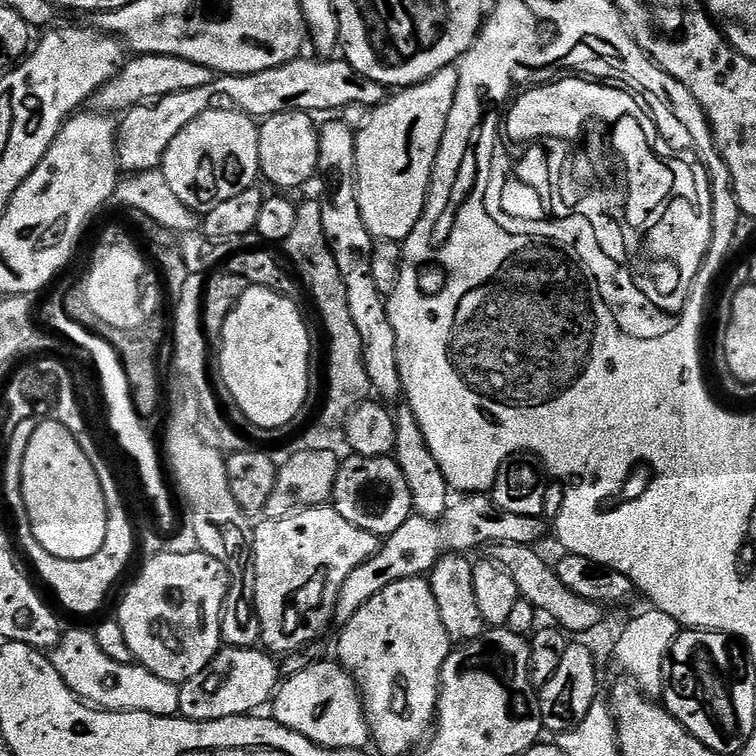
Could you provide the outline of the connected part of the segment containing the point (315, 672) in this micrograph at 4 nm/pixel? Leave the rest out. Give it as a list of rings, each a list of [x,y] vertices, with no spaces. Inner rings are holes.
[[[313,662],[309,668],[287,677],[277,687],[271,701],[271,719],[302,734],[319,748],[369,747],[368,719],[364,716],[364,701],[352,675],[339,663]]]

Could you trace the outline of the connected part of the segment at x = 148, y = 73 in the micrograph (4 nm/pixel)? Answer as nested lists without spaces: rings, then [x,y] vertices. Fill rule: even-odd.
[[[136,54],[121,64],[120,71],[100,87],[94,97],[94,103],[97,109],[116,114],[116,111],[119,113],[121,110],[133,108],[135,104],[158,100],[166,94],[178,94],[178,90],[198,90],[198,86],[206,86],[213,83],[213,80],[214,73],[198,62],[190,62],[177,56]]]

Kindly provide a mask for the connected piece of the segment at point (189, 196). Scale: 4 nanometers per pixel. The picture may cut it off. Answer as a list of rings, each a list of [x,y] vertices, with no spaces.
[[[216,106],[201,113],[170,142],[162,165],[166,182],[170,182],[174,194],[193,210],[230,198],[242,188],[253,187],[260,176],[259,133],[253,117],[231,107]]]

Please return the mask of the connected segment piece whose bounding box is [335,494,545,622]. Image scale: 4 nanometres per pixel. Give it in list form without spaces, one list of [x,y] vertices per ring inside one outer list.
[[[464,494],[453,499],[448,509],[435,518],[414,514],[398,526],[389,536],[383,537],[380,549],[369,560],[362,562],[354,570],[346,582],[342,582],[340,597],[336,600],[335,619],[346,622],[354,618],[356,611],[374,594],[386,590],[390,582],[398,582],[402,578],[424,576],[431,572],[434,565],[442,557],[449,554],[468,554],[471,548],[482,544],[491,545],[497,540],[502,542],[518,542],[535,545],[536,540],[544,536],[545,521],[540,516],[524,516],[512,514],[510,510],[499,508],[488,494]]]

